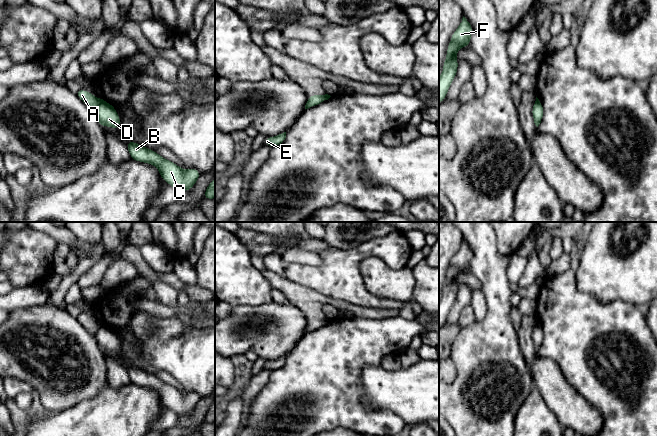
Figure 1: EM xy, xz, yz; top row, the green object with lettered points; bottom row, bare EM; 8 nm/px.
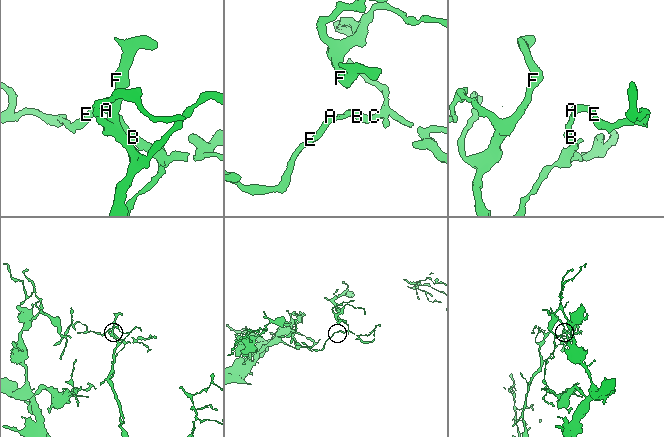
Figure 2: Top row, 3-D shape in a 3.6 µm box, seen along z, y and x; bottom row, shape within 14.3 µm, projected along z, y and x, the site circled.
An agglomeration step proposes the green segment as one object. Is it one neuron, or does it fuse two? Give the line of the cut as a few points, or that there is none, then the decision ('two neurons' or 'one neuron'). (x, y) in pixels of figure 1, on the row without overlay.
cut xy (103, 324), (94, 334); two neurons

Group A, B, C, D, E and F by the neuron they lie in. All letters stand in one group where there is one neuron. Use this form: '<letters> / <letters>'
A E / B C D F

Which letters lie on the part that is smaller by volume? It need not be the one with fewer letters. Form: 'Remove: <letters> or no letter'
Remove: A, E

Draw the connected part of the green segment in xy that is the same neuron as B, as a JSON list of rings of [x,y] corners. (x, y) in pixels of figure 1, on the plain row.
[[[128,365],[126,370],[132,384],[155,389],[160,396],[161,402],[178,416],[189,415],[201,399],[195,392],[181,393],[178,389],[166,384],[155,375],[133,365]]]

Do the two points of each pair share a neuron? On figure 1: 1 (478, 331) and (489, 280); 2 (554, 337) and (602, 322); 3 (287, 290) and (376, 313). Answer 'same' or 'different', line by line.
1: same
2: same
3: same

